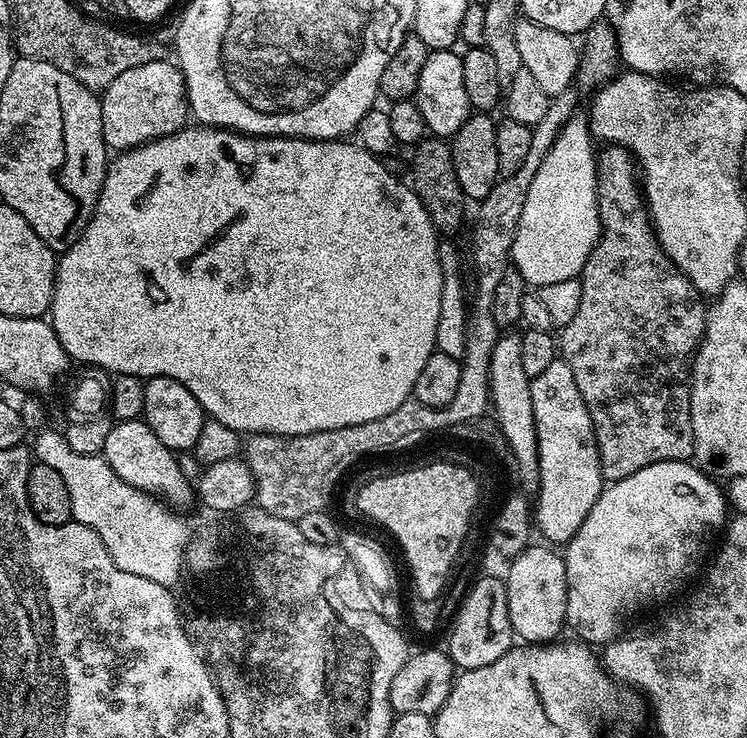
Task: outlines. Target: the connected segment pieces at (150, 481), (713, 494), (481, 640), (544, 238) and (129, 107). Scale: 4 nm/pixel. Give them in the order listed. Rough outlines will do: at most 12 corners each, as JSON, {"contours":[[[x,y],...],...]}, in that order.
{"contours":[[[143,419],[113,423],[104,461],[172,506],[194,500],[180,460]],[[695,463],[605,487],[562,552],[603,646],[674,595],[730,516]],[[504,580],[465,594],[446,645],[457,669],[498,662],[513,644]],[[572,115],[542,158],[511,263],[575,280],[600,241],[597,155]],[[168,58],[103,89],[104,143],[117,153],[190,120],[182,70]]]}

